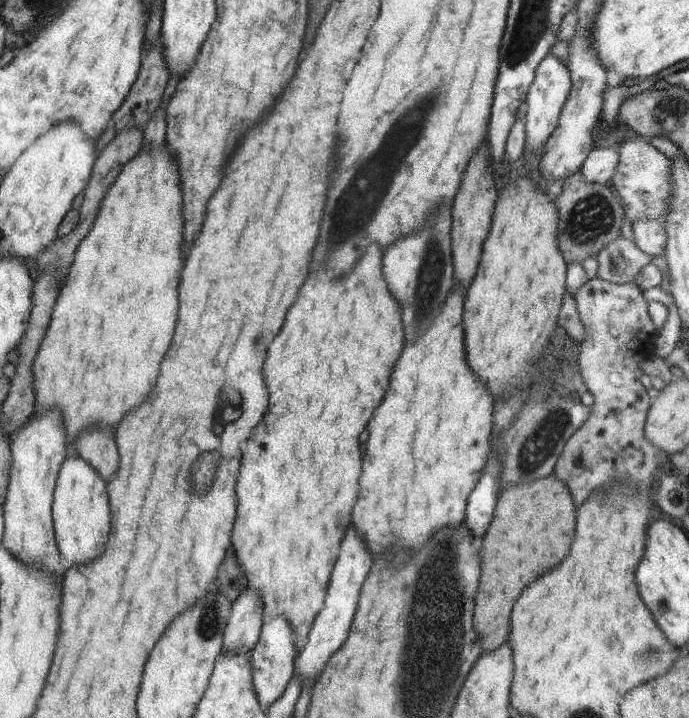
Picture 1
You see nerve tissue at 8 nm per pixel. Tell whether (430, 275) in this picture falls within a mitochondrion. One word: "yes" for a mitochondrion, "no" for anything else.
yes

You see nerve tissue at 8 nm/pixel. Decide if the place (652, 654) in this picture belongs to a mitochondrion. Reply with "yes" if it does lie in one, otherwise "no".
yes

